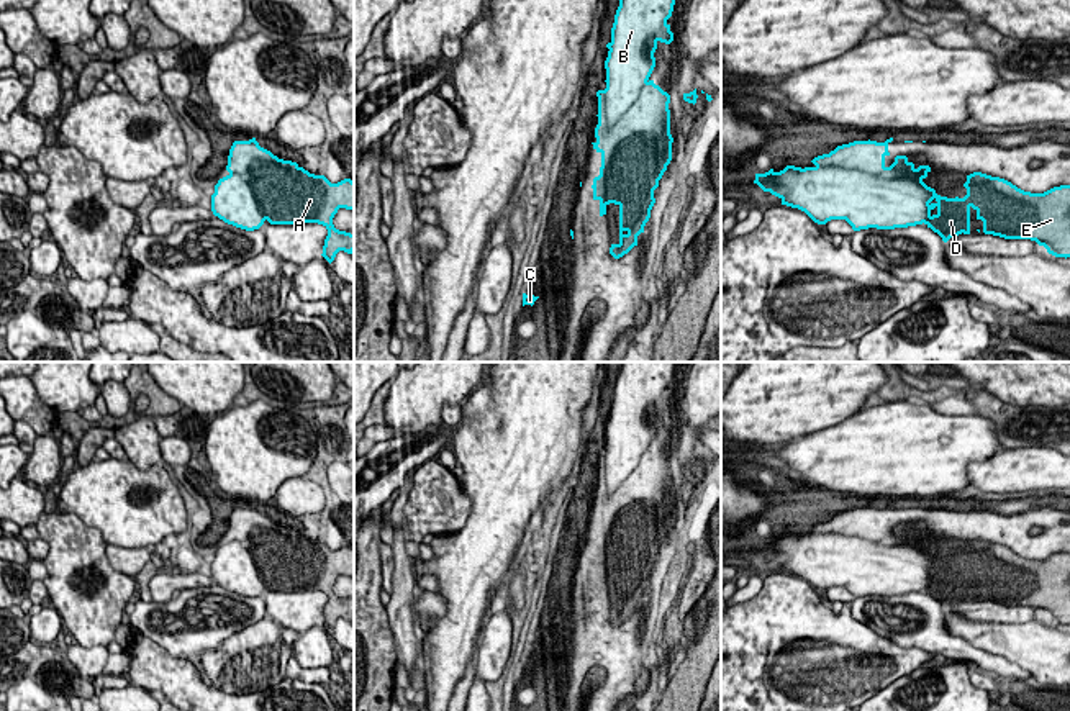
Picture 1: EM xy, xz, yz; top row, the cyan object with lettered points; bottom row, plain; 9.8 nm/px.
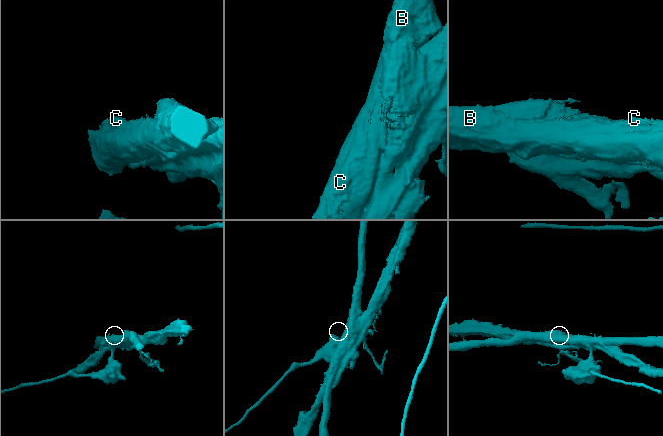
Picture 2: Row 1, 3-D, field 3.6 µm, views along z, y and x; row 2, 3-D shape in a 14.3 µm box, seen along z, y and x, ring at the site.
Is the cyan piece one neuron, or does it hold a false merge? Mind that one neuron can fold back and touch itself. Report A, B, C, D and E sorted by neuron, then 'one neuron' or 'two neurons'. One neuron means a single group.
A D E / B C; two neurons

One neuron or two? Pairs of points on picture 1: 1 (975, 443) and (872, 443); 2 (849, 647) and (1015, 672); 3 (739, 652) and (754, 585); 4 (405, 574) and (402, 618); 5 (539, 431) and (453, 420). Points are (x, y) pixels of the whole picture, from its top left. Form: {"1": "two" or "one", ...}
{"1": "one", "2": "two", "3": "two", "4": "one", "5": "two"}

